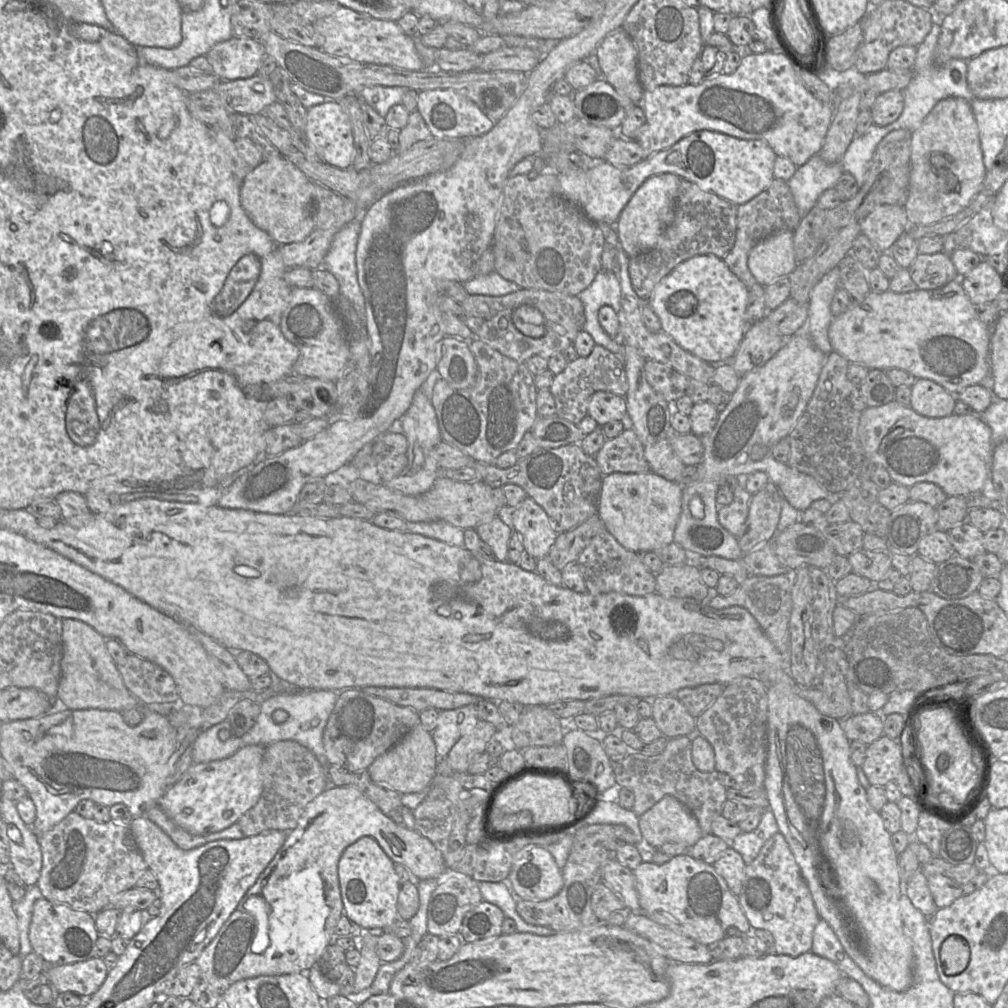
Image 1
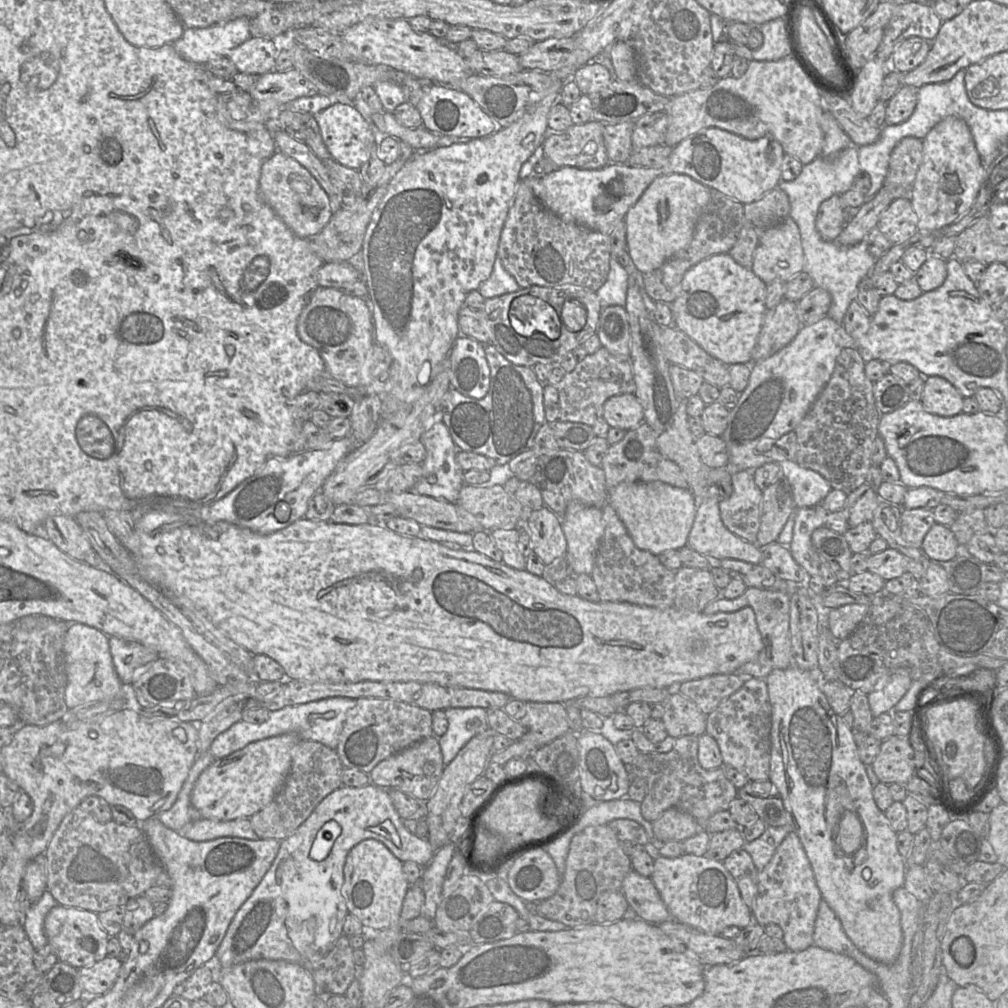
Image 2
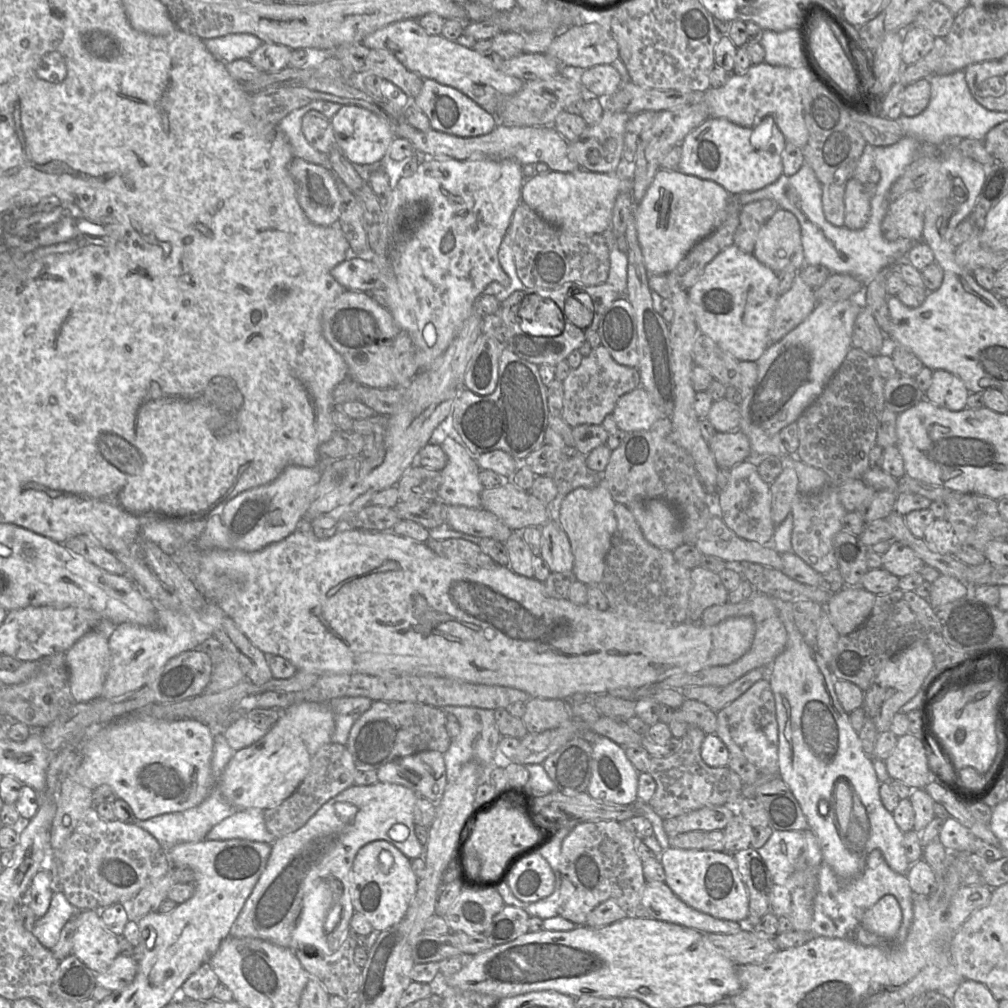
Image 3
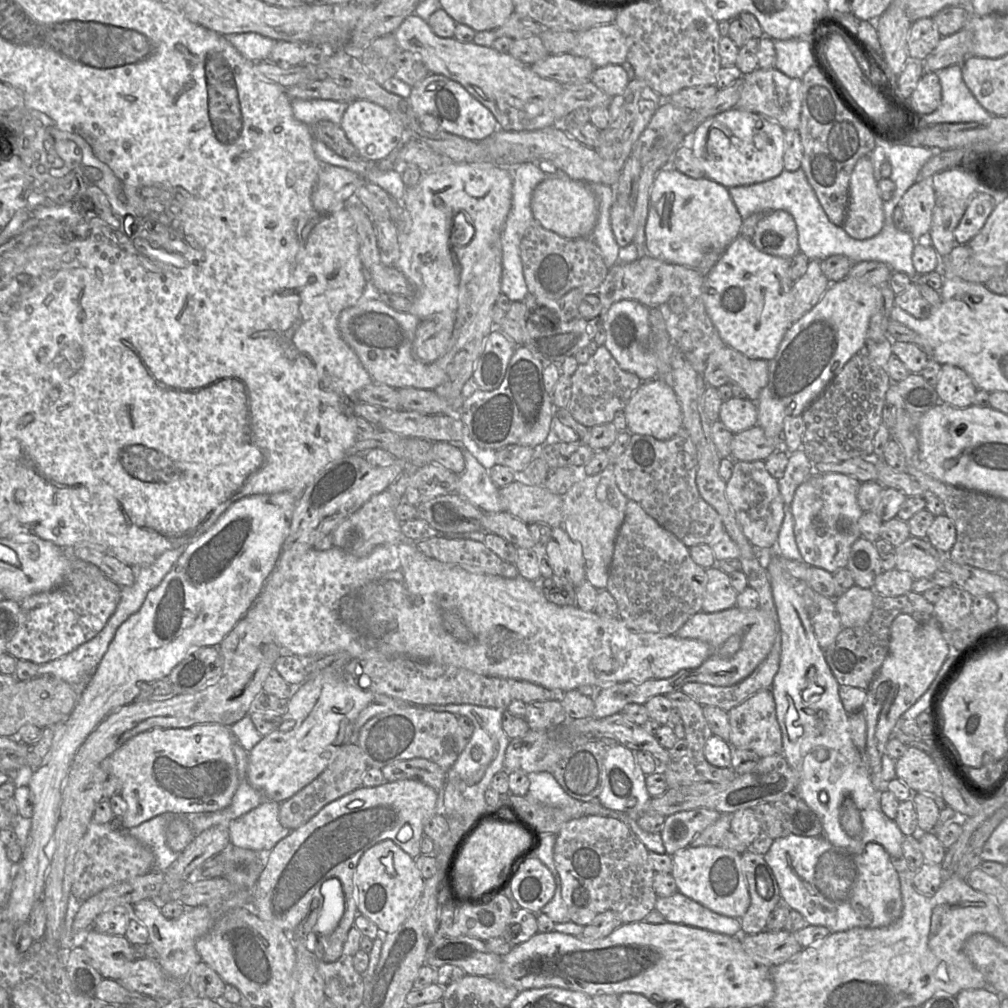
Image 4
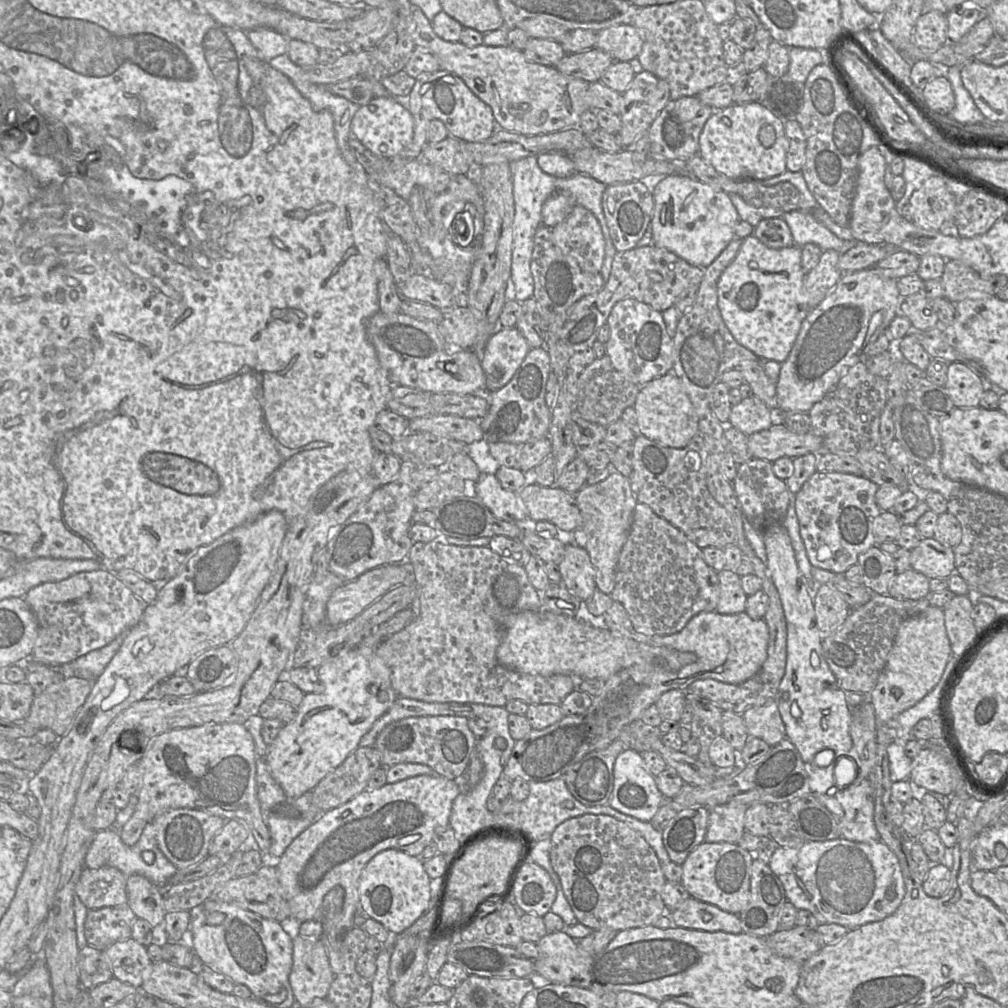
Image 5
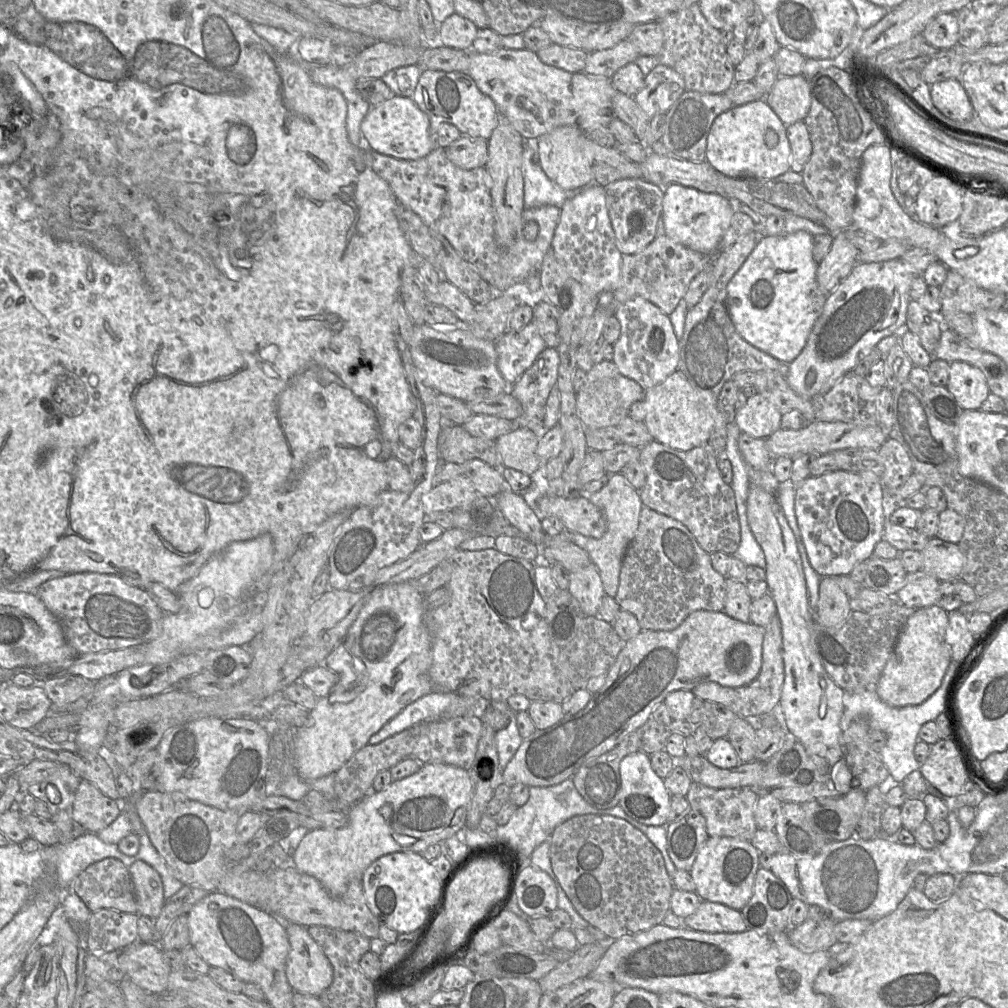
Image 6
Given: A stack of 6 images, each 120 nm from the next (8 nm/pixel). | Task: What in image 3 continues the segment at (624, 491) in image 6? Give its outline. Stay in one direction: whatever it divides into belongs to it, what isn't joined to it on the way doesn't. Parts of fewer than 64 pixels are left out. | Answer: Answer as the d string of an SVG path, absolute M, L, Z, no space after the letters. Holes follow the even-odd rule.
M603 475L599 485L592 488L578 487L569 492L560 503L558 522L570 541L574 556L572 572L576 580L587 586L600 585L603 579L605 558L617 528L615 504Z

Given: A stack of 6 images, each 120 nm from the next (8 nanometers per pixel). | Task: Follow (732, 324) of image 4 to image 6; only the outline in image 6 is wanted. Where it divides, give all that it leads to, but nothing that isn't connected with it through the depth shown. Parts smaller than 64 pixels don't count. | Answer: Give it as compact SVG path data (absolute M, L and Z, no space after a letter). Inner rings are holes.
M800 230L795 233L783 233L780 235L772 235L764 237L760 243L755 247L752 253L749 255L747 260L744 262L742 267L738 270L738 272L733 276L733 278L729 281L727 285L727 306L731 316L731 319L736 327L738 333L751 345L756 348L762 350L763 352L773 356L778 359L780 362L789 364L798 355L801 353L803 348L805 347L808 337L815 325L816 321L822 314L824 305L828 298L829 294L825 294L820 289L816 273L818 268L818 263L813 258L813 237L807 231Z

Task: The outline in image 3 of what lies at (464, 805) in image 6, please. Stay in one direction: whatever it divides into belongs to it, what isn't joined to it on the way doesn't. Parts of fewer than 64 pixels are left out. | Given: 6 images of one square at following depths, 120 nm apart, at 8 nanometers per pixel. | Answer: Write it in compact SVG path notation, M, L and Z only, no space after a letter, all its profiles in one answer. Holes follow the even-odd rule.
M392 783L353 785L323 804L298 830L275 839L267 865L246 900L229 936L258 938L275 945L295 949L314 949L320 956L330 956L341 946L355 913L351 899L351 869L358 850L364 845L385 840L409 859L424 855L424 846L415 834L414 806L419 795L413 790Z

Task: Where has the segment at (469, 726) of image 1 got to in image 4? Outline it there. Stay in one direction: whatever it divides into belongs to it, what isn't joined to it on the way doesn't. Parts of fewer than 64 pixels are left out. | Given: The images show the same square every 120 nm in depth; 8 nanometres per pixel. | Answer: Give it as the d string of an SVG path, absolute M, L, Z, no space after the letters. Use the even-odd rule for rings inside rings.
M473 704L418 705L426 710L450 712L456 716L468 717L474 731L462 753L453 766L446 772L444 785L445 816L455 817L468 826L482 811L491 809L484 794L490 787L493 776L504 769L505 752L510 738L502 728L503 709L482 707Z

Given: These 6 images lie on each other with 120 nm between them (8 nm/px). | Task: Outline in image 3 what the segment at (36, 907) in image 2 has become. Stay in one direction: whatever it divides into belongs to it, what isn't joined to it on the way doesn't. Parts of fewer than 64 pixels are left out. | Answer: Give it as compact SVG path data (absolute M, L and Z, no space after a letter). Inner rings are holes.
M55 892L48 911L43 917L36 919L31 933L44 948L51 950L58 942L63 927L77 912L79 911L62 892Z

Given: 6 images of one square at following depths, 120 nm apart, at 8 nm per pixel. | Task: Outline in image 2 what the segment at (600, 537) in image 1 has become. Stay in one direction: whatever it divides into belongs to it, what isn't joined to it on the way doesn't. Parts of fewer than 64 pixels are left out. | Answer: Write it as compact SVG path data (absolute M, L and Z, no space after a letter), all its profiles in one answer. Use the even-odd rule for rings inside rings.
M606 504L602 507L602 518L605 531L599 542L590 574L596 584L600 601L627 602L662 609L673 607L675 571L666 568L657 555L636 547L624 523L611 505Z

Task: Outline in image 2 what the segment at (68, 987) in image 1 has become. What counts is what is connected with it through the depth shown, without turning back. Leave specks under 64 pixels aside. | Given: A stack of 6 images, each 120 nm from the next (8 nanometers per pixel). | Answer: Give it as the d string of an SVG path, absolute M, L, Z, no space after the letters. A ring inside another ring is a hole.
M105 957L91 967L79 968L79 976L85 991L82 998L87 1001L89 996L100 996L109 991L115 984L123 961L114 957Z

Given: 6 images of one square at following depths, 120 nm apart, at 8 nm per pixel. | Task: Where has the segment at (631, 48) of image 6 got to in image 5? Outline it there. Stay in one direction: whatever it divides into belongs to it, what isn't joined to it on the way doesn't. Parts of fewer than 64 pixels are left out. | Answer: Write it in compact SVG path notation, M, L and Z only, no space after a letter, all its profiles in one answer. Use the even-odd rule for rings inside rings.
M592 48L581 53L566 54L555 66L564 76L588 83L600 81L601 76L614 63L607 52Z

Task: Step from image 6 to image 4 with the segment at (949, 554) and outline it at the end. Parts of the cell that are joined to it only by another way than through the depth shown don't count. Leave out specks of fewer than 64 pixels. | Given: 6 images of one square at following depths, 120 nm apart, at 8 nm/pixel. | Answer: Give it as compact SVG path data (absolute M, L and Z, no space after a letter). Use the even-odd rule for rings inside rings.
M910 536L894 548L896 569L909 572L914 579L932 577L942 568L943 555L935 549L927 538Z

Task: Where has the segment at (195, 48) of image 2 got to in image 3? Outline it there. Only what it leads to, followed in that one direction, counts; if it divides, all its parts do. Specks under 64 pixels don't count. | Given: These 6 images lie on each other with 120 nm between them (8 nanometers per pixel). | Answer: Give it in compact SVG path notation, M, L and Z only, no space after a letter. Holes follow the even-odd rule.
M249 33L227 34L203 40L207 50L218 60L227 63L236 59L248 59L263 41Z

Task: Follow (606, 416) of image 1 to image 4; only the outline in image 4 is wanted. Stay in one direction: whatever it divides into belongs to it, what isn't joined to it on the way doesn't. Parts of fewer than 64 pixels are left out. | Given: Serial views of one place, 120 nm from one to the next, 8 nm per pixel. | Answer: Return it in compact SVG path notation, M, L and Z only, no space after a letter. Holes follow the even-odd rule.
M662 378L643 381L623 411L627 431L631 434L649 435L665 441L673 438L683 427L682 411L673 387Z

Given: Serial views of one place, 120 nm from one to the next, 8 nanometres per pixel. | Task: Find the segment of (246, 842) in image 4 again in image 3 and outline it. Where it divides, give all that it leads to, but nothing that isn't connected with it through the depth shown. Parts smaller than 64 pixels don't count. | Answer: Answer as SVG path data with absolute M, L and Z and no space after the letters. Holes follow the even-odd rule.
M250 808L237 812L215 825L206 835L208 840L245 839L272 844L275 837L267 830L264 810Z

